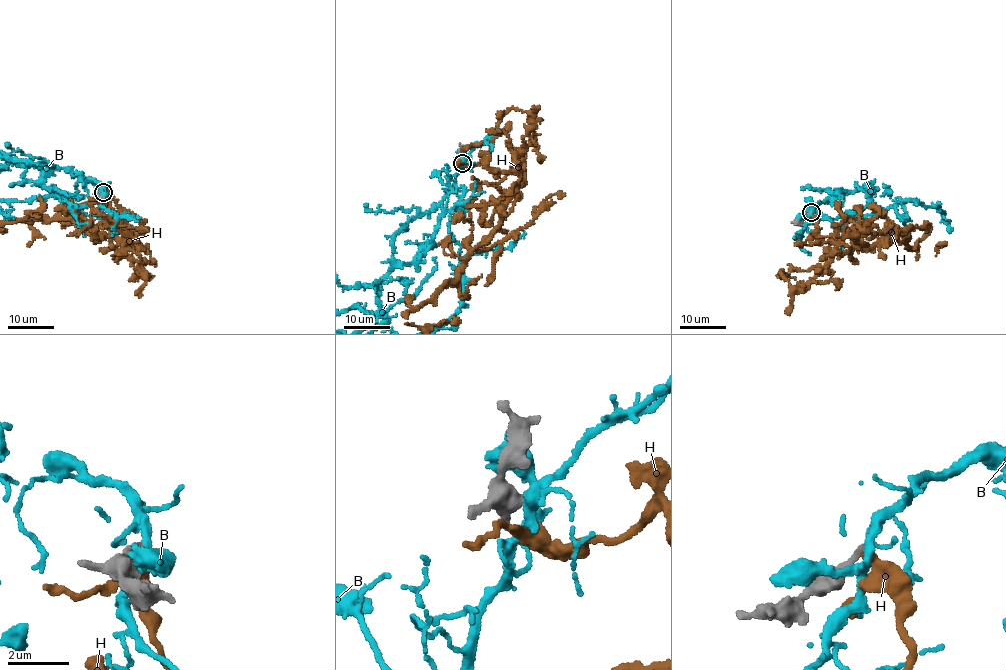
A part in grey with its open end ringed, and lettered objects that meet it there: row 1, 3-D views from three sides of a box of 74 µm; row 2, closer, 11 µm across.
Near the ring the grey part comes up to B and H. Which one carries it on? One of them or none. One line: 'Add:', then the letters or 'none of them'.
Add: none of them

